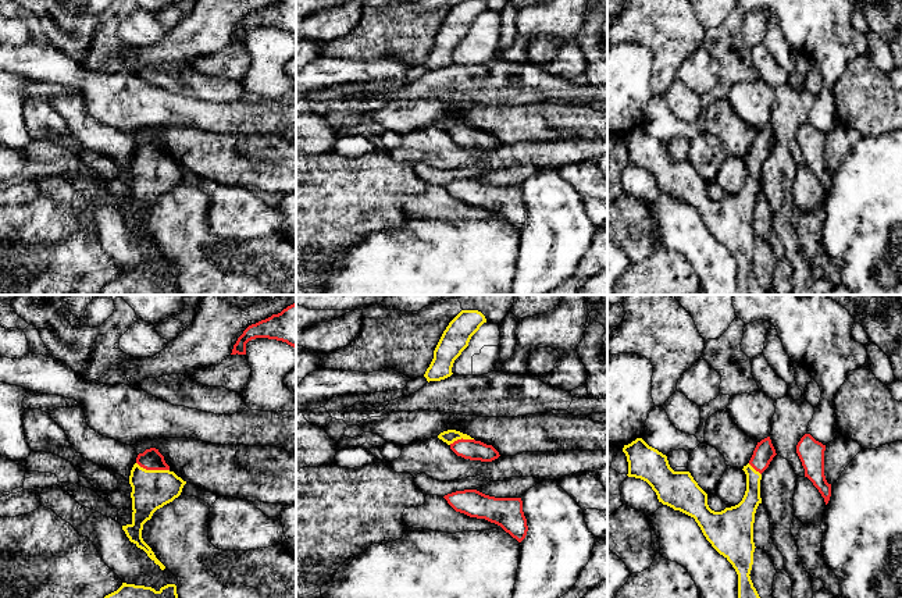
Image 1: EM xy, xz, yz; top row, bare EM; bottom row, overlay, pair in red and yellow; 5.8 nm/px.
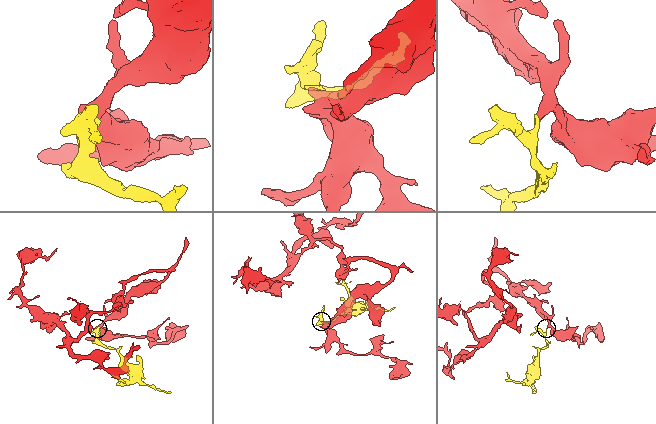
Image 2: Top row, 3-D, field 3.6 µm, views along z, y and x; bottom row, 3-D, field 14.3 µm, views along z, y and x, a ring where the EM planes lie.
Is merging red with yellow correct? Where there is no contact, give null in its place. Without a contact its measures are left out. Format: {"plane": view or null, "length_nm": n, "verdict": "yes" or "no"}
{"plane": "xy", "length_nm": 200, "verdict": "yes"}

